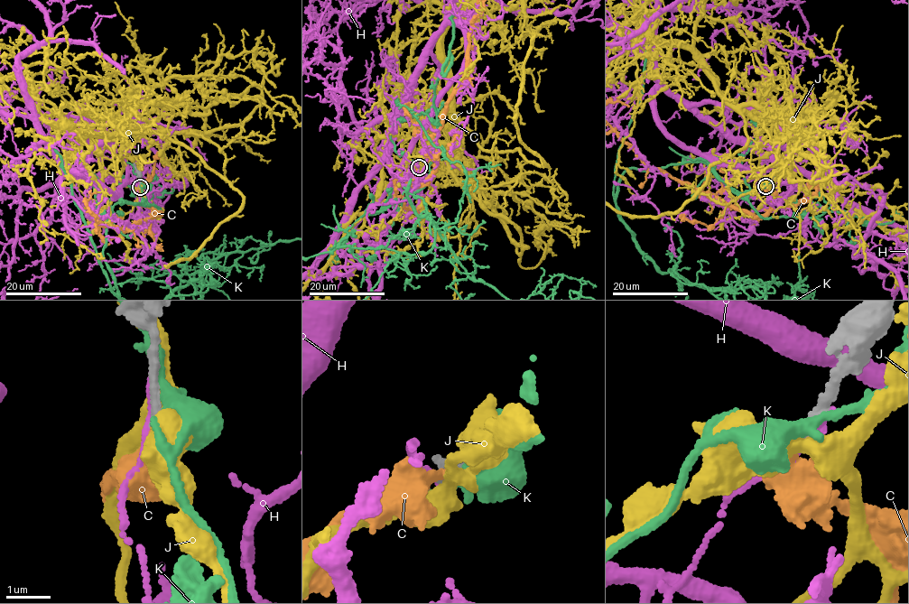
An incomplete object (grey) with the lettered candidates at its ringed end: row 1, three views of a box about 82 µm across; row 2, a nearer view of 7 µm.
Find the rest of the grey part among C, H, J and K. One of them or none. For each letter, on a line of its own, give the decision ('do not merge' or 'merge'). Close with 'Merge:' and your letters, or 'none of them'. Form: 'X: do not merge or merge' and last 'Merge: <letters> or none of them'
C: merge
H: do not merge
J: do not merge
K: do not merge
Merge: C

